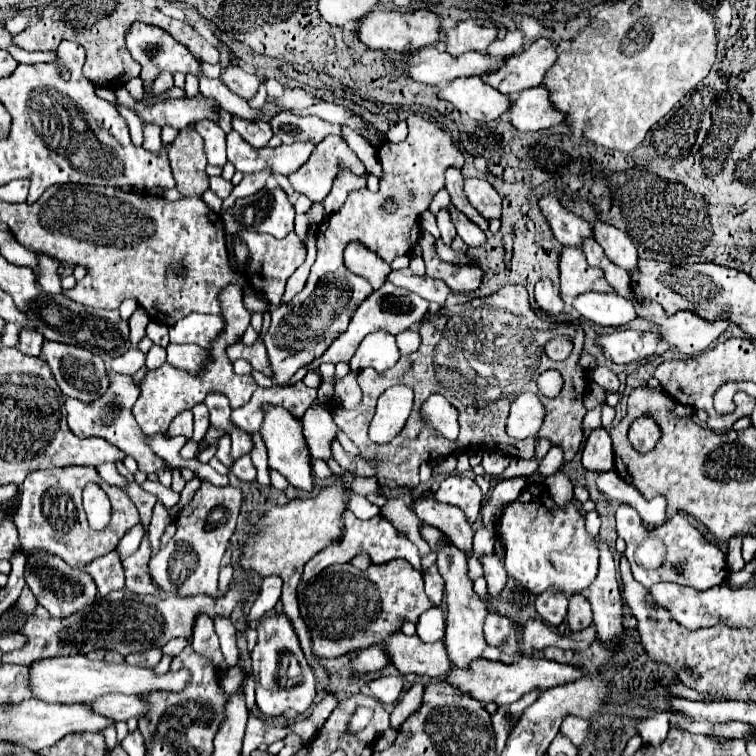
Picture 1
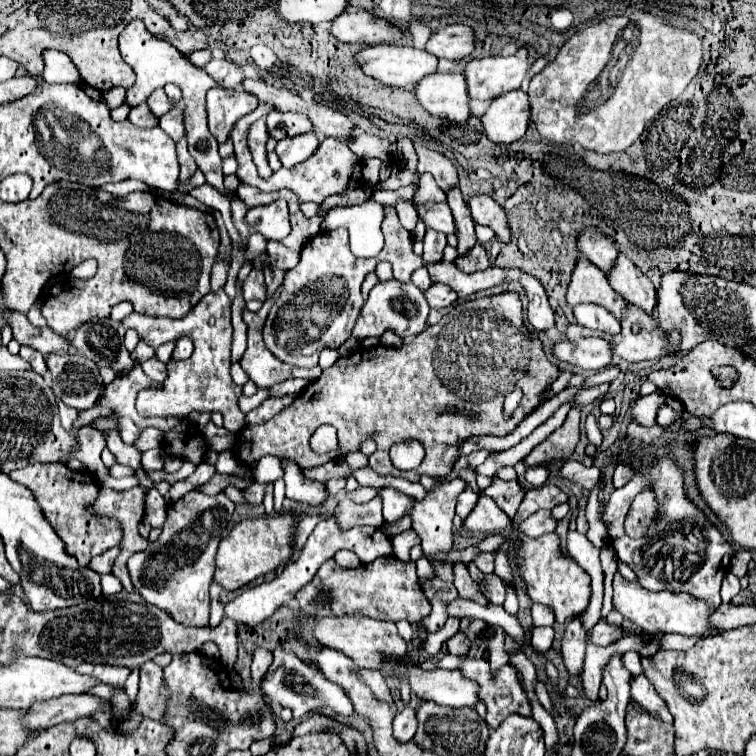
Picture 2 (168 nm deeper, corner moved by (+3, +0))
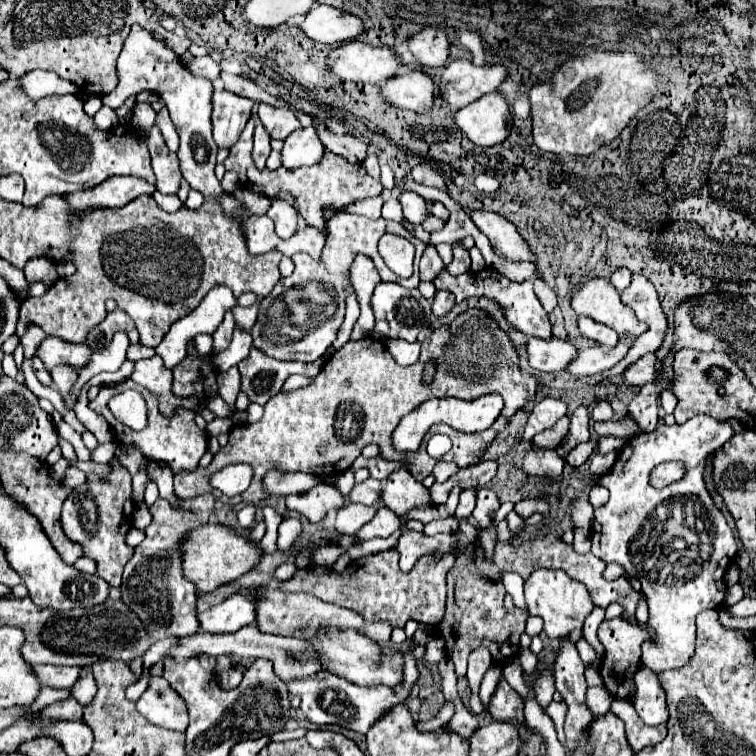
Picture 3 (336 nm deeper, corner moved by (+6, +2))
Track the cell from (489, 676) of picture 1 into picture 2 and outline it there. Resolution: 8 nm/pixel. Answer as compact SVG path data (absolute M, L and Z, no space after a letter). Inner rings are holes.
M409 668L411 690L423 698L447 706L475 706L479 704L479 684L467 680L459 670L421 670Z

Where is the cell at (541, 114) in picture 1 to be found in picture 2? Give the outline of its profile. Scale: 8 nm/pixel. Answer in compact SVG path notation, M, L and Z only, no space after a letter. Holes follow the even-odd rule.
M513 90L495 98L481 122L489 140L497 144L511 144L523 138L531 124L531 104L527 92Z

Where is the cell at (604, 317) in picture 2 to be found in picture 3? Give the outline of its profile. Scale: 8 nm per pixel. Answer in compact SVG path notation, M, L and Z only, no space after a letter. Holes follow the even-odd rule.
M580 316L578 328L580 328L580 332L582 332L584 338L590 338L590 340L594 340L598 344L616 346L616 342L618 342L618 334L612 328L604 326L604 324L598 324L598 322L592 322L586 316Z

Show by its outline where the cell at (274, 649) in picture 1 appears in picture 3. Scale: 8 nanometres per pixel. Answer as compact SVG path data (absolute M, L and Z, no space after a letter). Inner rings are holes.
M416 644L413 652L404 654L404 680L400 680L400 684L396 686L356 686L344 678L338 678L330 672L316 672L304 680L294 680L288 684L288 690L292 694L298 694L302 698L302 712L306 714L306 718L318 726L326 726L326 724L340 724L346 726L348 730L366 734L372 726L372 722L378 722L380 718L384 718L384 714L388 714L394 706L402 704L414 684L418 682L418 658L425 653L425 646Z

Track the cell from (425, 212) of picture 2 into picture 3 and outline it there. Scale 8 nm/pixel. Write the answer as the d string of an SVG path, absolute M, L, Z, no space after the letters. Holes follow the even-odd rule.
M410 190L408 192L402 192L398 196L398 200L400 200L400 206L402 206L404 218L408 222L412 222L412 224L422 224L426 220L426 216L430 214L430 206L416 192L410 192Z

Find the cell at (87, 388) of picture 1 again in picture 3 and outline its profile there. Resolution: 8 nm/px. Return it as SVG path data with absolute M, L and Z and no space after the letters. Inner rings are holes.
M56 366L56 368L50 370L50 376L52 376L52 380L54 380L54 386L56 386L62 394L68 394L70 388L72 388L72 384L74 384L76 378L78 378L78 372L72 370L70 366Z

